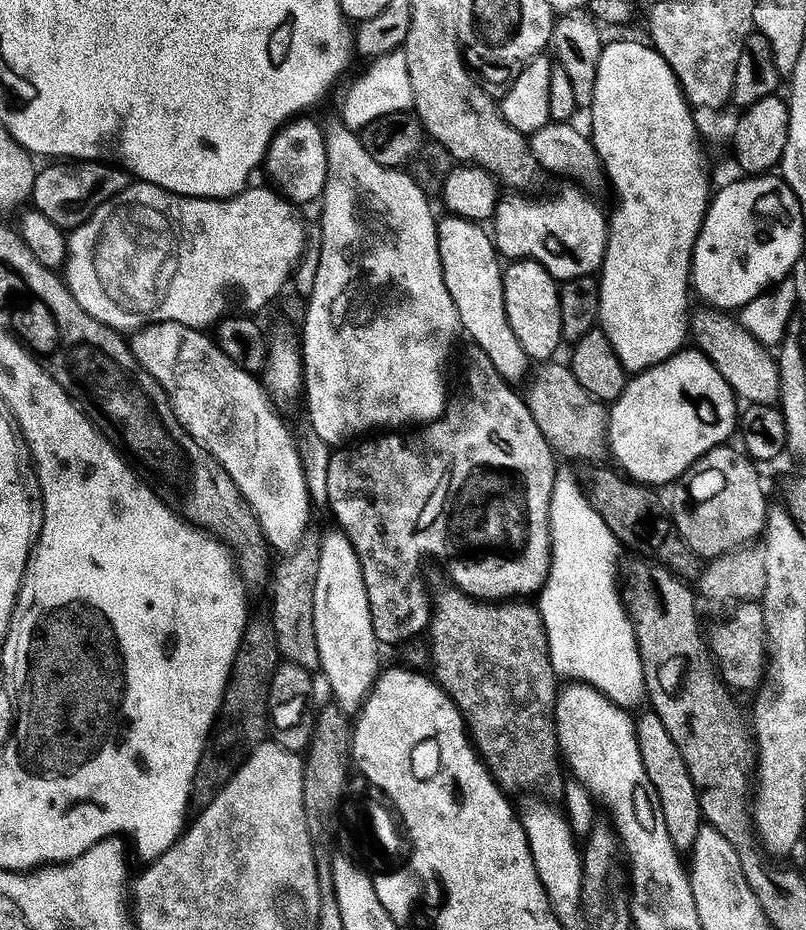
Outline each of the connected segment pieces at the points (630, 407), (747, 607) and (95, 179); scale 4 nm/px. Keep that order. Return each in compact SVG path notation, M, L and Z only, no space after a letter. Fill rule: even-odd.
M669 358L653 368L635 373L607 409L611 459L616 459L620 463L619 471L637 484L657 486L678 479L693 467L691 464L695 460L718 447L736 428L736 412L724 404L728 400L727 394L712 392L717 377L712 374L676 376L676 362ZM707 396L712 408L696 408L696 399L704 400Z
M739 601L731 612L730 619L714 625L711 632L709 630L709 651L717 663L717 669L725 684L735 691L754 692L763 683L768 661L762 606L759 601Z
M52 162L49 168L41 167L34 178L31 207L41 212L50 222L61 230L71 230L83 224L98 206L114 198L130 183L129 173L108 162Z

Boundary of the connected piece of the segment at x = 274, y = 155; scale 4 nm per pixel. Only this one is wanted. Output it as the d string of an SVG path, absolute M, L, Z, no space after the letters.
M302 114L293 117L280 128L268 144L264 159L264 170L276 182L275 187L280 194L297 205L317 201L323 195L328 173L325 131L307 116Z

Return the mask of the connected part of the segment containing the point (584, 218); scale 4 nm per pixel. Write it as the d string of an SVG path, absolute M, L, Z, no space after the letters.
M572 187L576 188L564 188L549 200L527 200L524 194L505 195L490 221L497 253L504 258L512 256L513 261L537 260L560 282L581 275L579 252L584 248L584 224L603 225L606 216L583 187Z

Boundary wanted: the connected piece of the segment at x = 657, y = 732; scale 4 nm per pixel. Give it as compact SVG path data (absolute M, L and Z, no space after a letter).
M654 711L645 712L645 716L642 718L640 716L635 723L646 772L657 790L658 802L661 804L662 817L666 822L670 842L678 853L688 854L691 853L695 839L702 831L700 799L690 778L690 770L686 770L686 762L682 762L682 754L678 754L678 746L674 746L674 738L670 738L670 734L666 734L666 726L662 726L662 718Z

